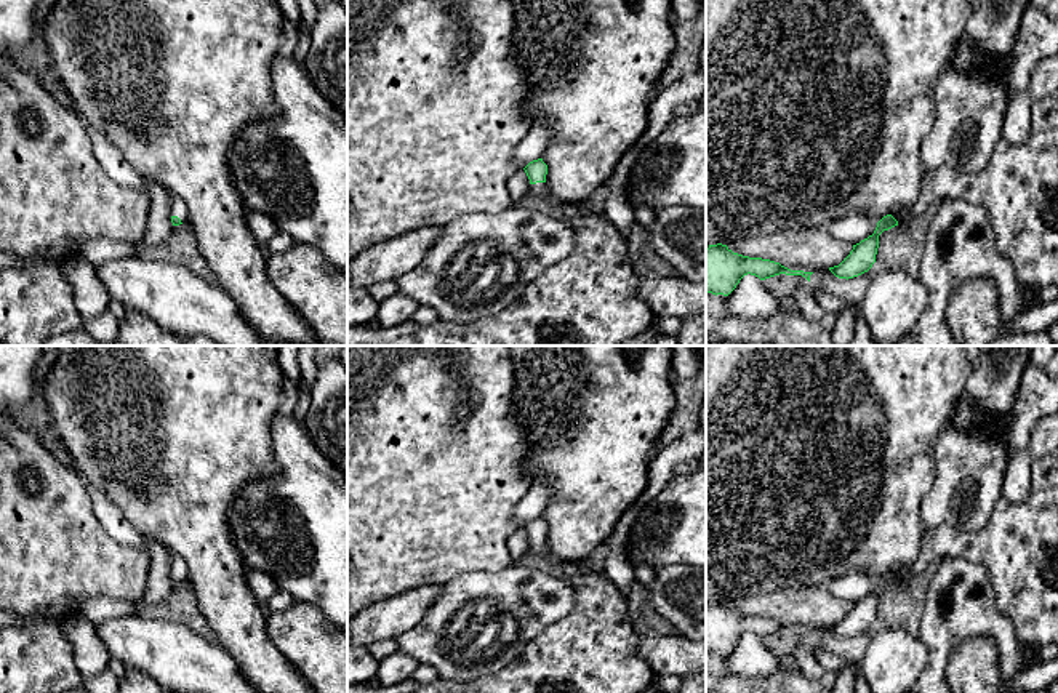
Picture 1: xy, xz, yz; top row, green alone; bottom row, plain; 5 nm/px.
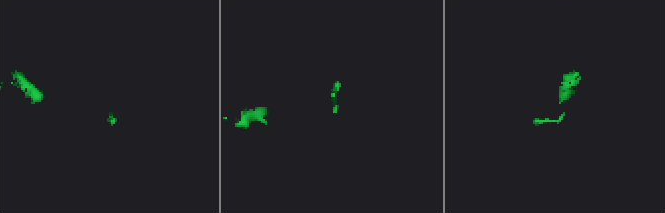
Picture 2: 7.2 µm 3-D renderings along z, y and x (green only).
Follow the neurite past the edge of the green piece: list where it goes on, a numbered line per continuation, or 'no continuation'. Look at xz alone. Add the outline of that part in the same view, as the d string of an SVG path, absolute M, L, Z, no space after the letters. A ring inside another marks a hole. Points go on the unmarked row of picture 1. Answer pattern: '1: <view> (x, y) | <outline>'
1: xz (537, 548) | M546 541L530 543L530 552L535 555L546 554L547 552Z

